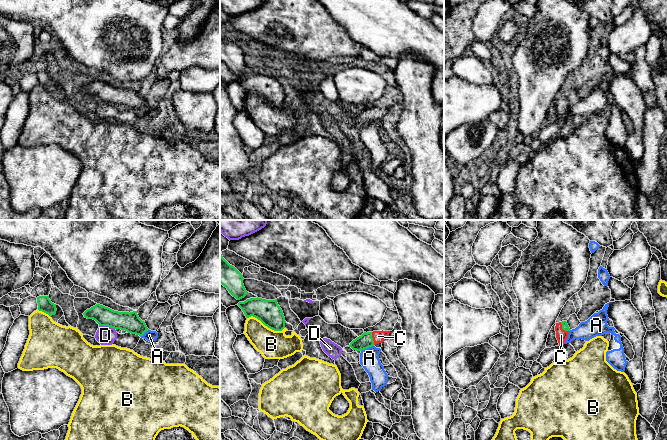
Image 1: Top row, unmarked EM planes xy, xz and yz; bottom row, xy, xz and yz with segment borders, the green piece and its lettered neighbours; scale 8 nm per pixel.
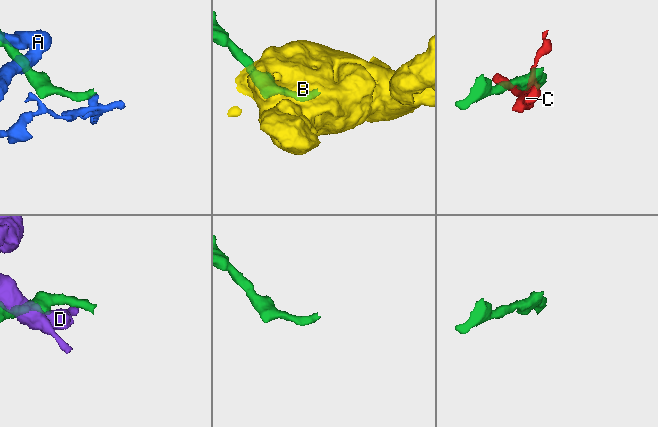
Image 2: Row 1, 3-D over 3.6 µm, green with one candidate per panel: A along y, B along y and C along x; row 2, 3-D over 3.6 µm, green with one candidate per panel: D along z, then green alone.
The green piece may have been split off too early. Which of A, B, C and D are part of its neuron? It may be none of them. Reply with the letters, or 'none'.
C

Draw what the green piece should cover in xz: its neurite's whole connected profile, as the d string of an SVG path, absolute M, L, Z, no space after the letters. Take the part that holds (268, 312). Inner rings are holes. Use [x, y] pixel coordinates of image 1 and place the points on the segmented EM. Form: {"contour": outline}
{"contour": "M250 298L244 302L239 302L238 306L246 318L253 316L274 331L282 331L285 328L285 317L277 299Z"}

